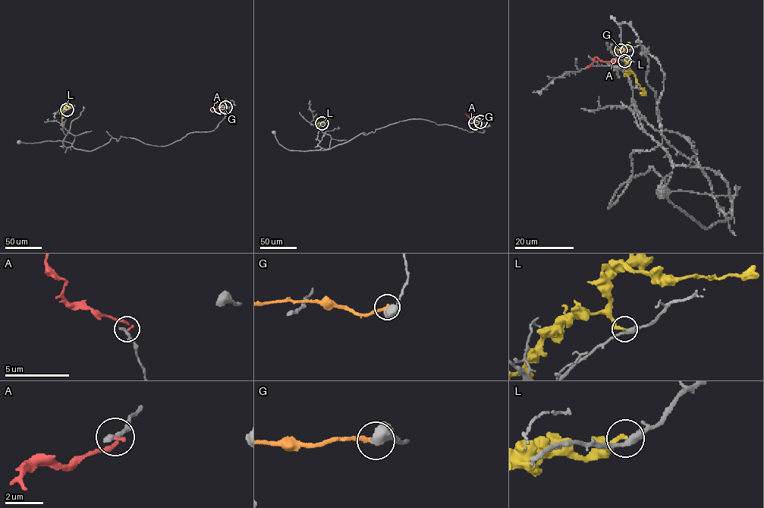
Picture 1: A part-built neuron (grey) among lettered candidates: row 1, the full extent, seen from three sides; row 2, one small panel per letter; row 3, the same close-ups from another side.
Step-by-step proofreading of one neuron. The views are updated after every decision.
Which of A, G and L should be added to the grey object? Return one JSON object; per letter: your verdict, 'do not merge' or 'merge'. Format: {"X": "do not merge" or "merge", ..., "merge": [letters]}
{"A": "do not merge", "G": "do not merge", "L": "do not merge", "merge": []}

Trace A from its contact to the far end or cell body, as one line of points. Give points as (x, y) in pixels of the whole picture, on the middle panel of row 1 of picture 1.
A: (475, 123), (466, 113)

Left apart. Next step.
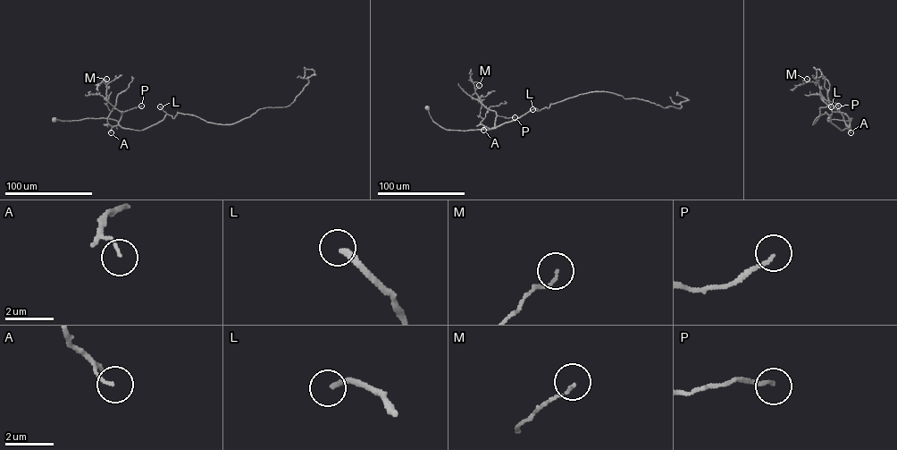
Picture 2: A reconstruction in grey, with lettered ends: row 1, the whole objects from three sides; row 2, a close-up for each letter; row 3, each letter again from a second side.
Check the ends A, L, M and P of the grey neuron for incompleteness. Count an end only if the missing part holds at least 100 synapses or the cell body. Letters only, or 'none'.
L

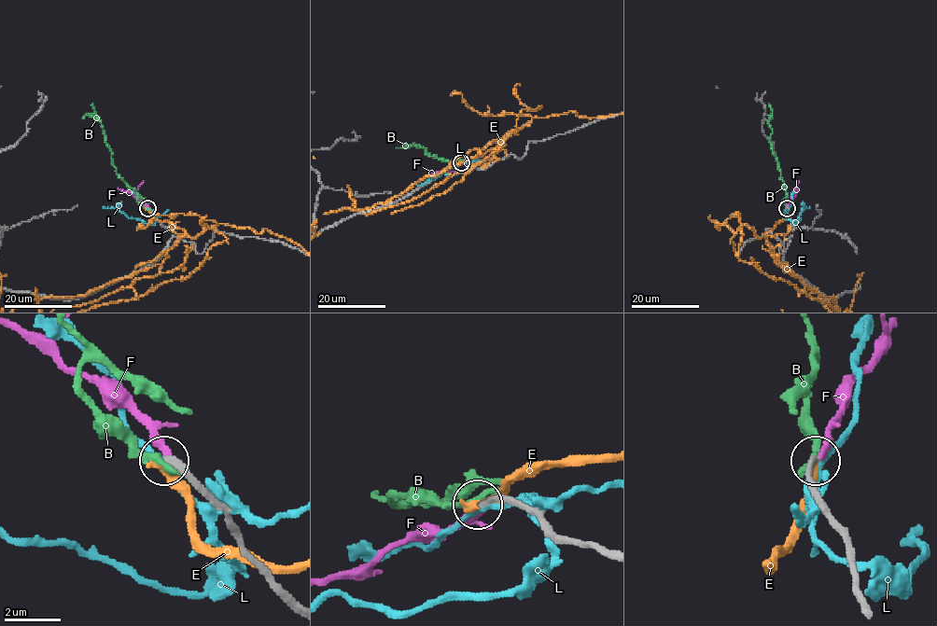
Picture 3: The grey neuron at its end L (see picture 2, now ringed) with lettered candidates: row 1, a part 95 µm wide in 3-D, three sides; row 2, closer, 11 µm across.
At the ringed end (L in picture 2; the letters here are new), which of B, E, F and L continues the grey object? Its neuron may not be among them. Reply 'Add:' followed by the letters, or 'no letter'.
Add: no letter

